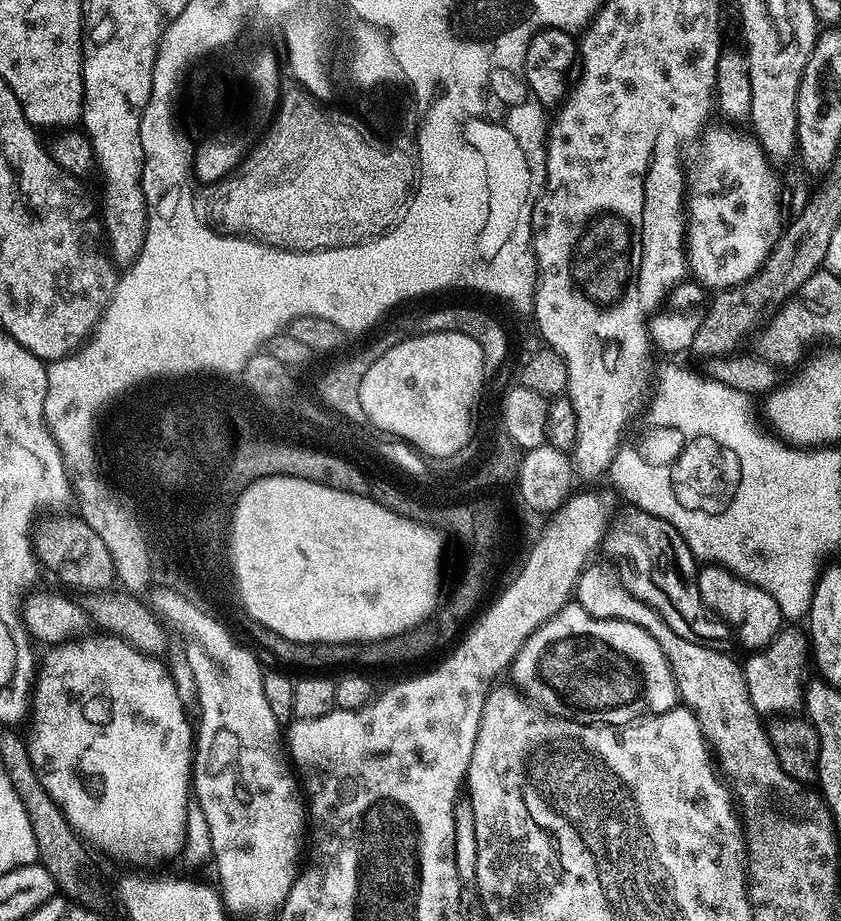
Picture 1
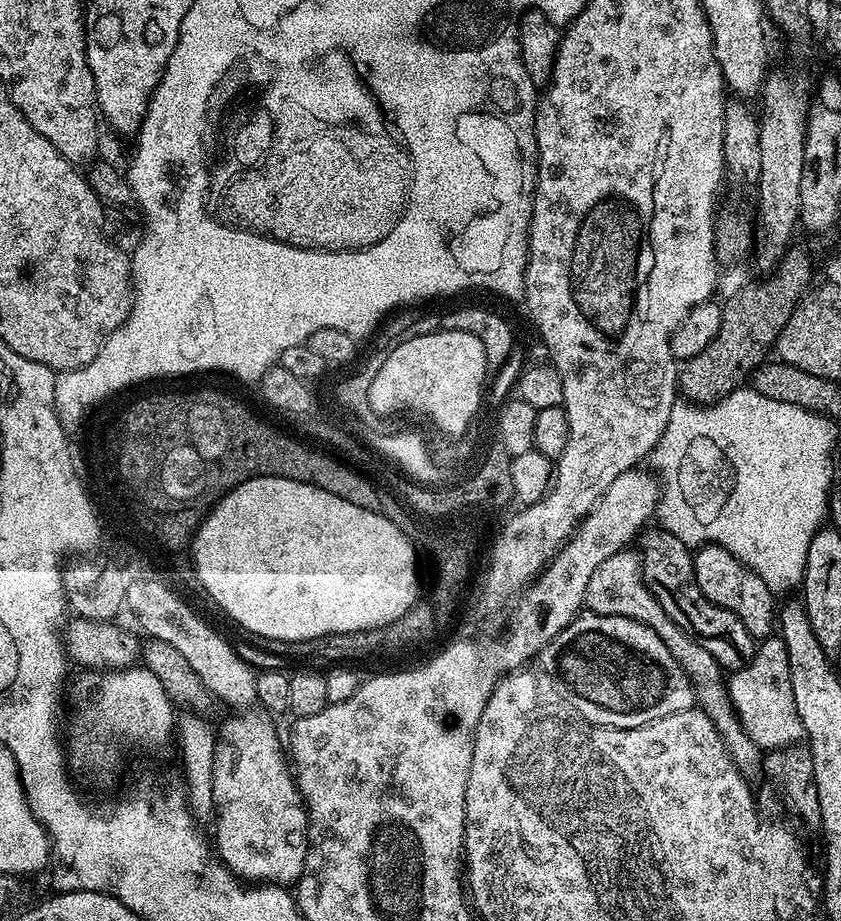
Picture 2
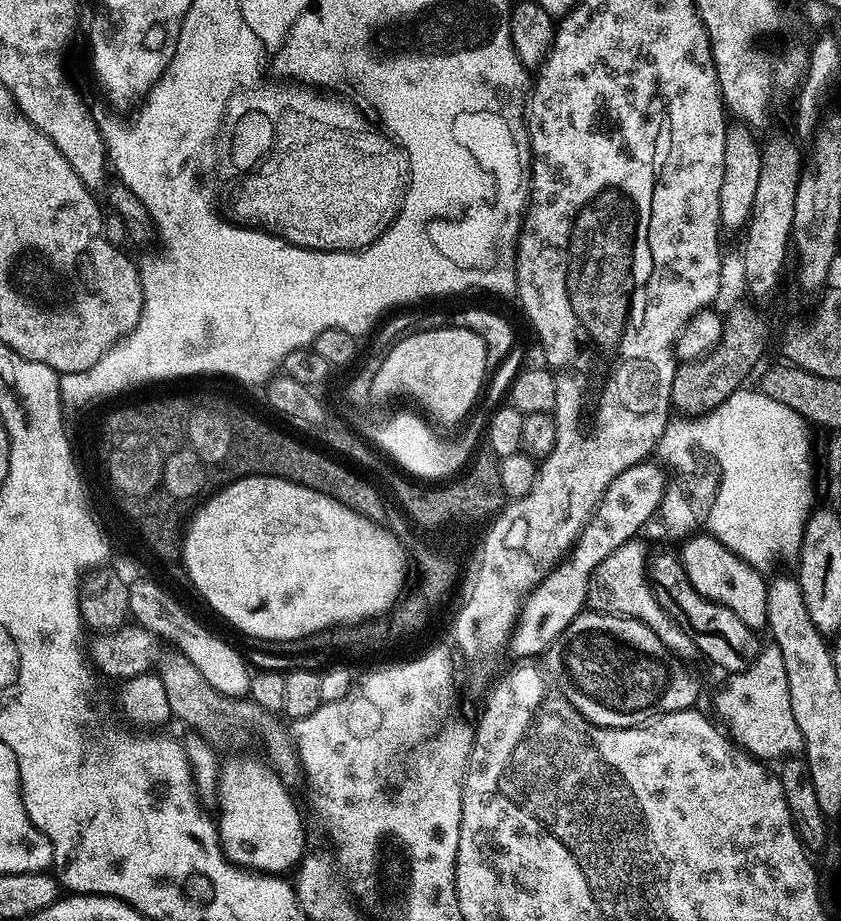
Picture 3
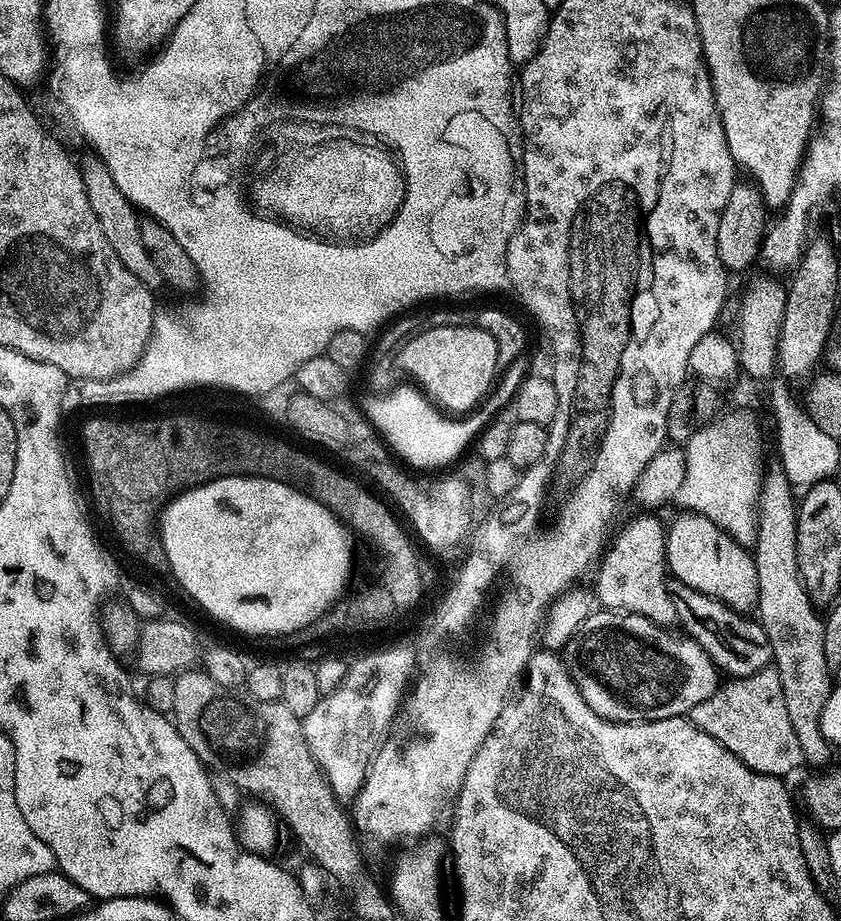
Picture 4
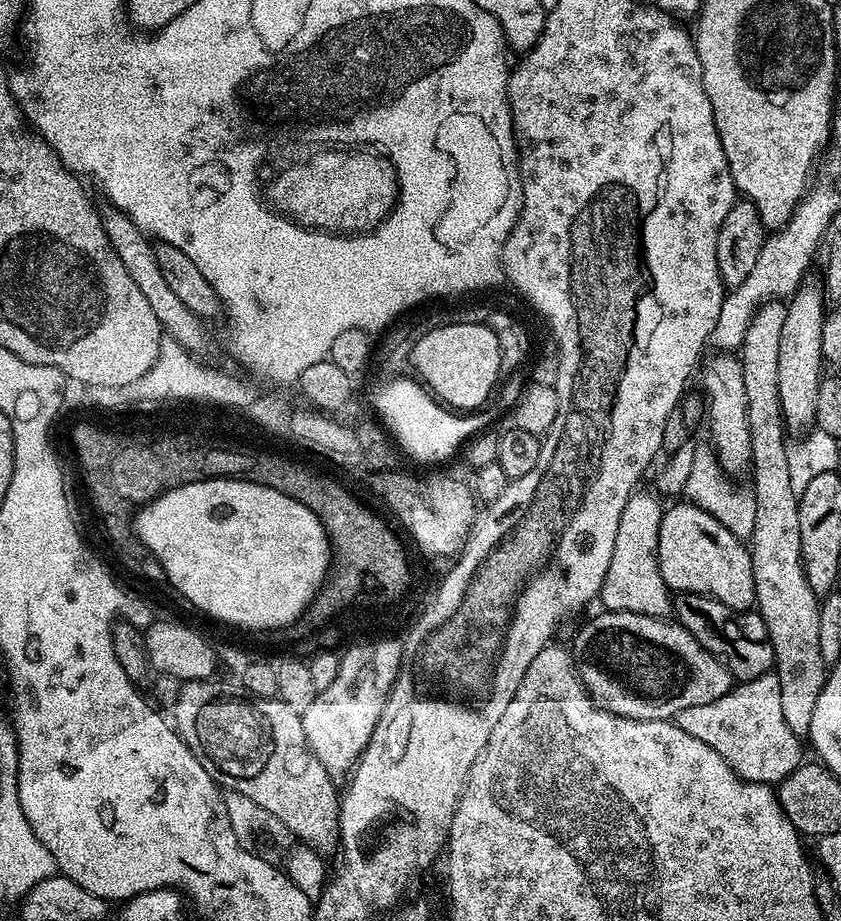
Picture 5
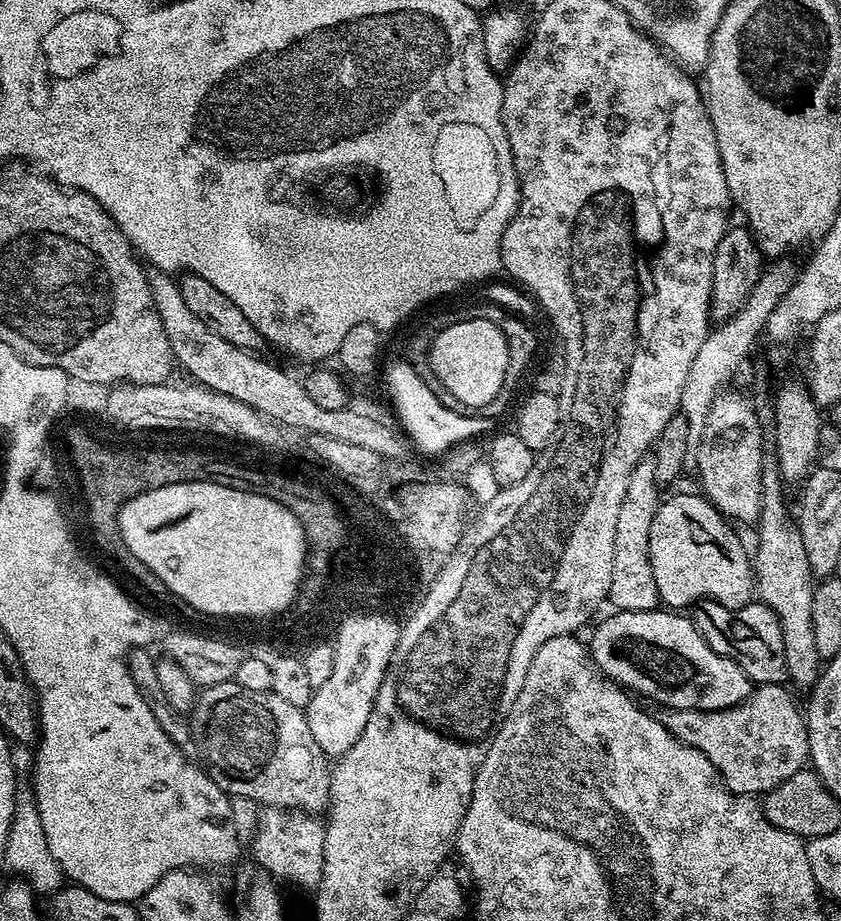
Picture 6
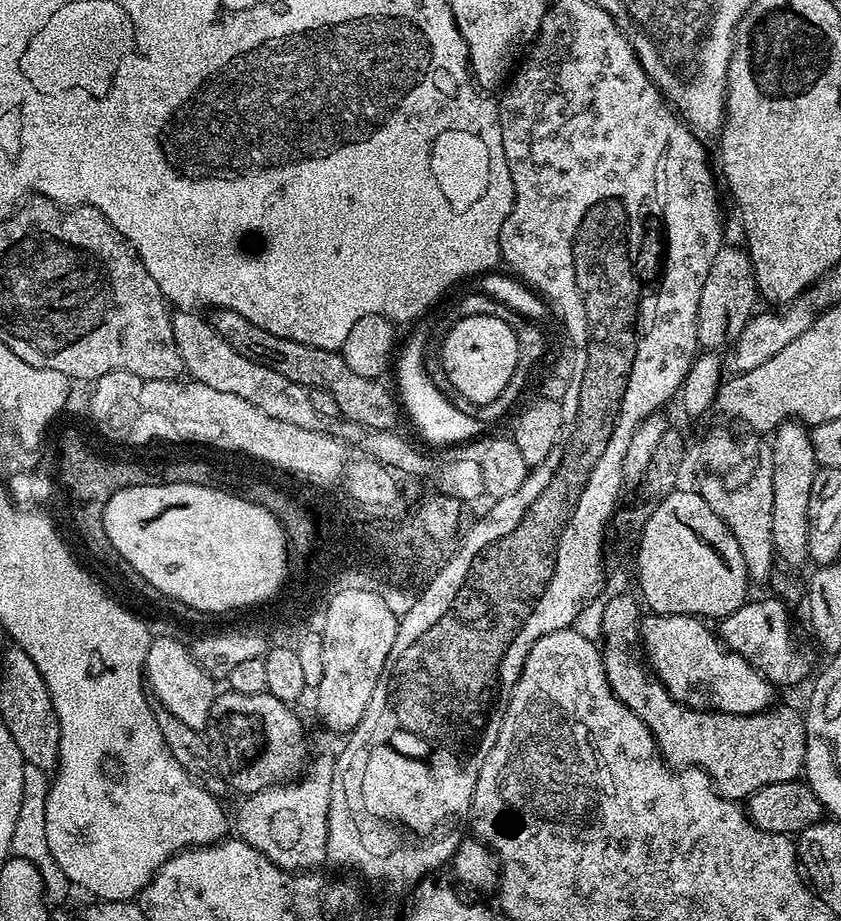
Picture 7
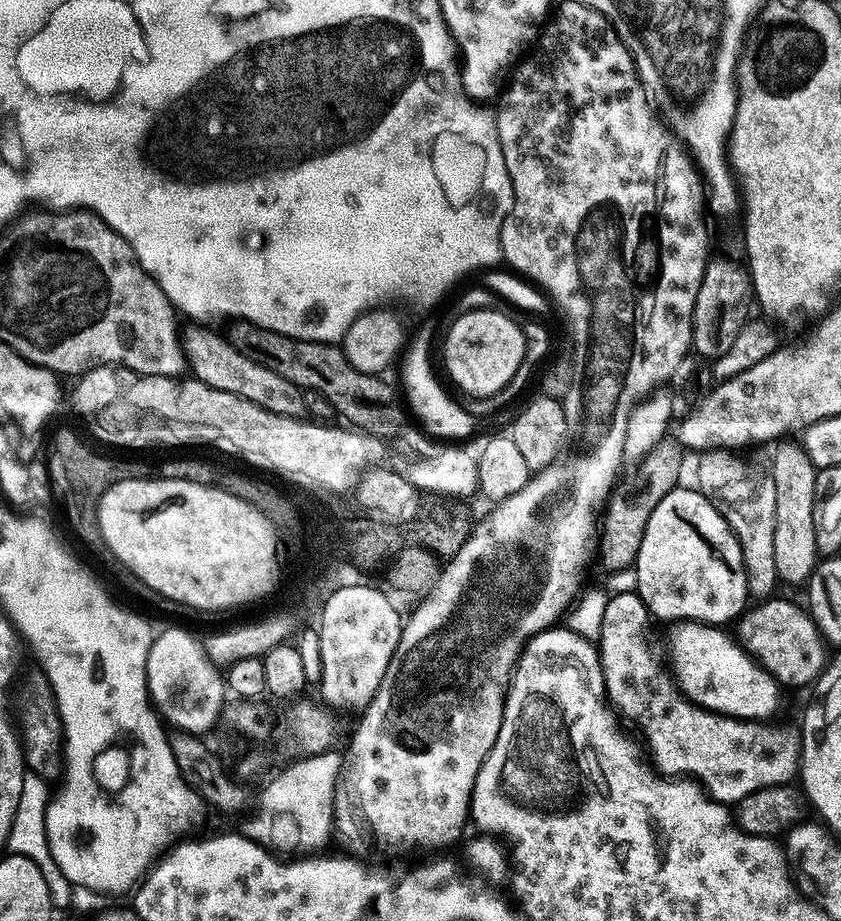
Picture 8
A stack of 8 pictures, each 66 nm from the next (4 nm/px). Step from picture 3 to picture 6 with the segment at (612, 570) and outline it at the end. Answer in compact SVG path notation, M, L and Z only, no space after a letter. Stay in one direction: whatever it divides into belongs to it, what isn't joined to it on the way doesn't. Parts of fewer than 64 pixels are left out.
M649 454L634 466L630 486L626 486L626 498L622 498L622 506L618 510L618 526L614 526L614 574L610 578L608 600L613 609L622 612L651 612L661 603L650 566L650 526L656 509L662 503L661 489L654 474L655 461Z

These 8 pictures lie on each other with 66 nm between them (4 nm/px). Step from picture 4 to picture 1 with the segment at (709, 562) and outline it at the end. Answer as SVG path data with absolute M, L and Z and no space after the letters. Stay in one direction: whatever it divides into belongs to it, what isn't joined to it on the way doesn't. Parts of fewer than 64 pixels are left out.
M715 562L701 567L696 574L696 585L704 607L721 616L731 626L739 647L741 644L747 650L762 649L781 632L785 618L780 612L778 602L774 602L774 598L770 598L766 590L758 590L758 586L735 576L729 568L721 568Z

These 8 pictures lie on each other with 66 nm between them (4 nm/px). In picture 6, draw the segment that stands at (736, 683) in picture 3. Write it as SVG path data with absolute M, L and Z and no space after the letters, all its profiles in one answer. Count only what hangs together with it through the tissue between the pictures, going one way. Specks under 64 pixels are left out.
M761 684L741 704L721 712L698 712L678 708L663 713L666 730L684 744L697 748L720 772L732 792L763 794L809 763L808 725L803 711L796 709L784 684Z

